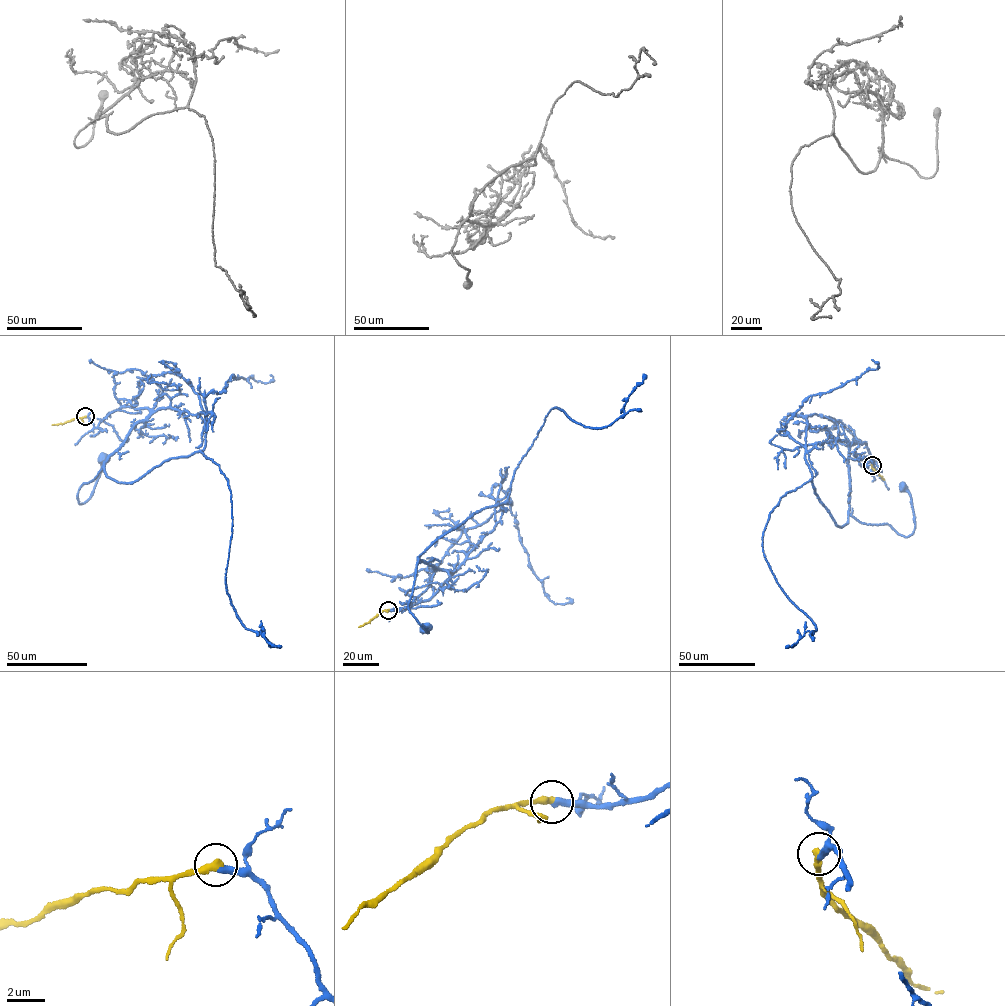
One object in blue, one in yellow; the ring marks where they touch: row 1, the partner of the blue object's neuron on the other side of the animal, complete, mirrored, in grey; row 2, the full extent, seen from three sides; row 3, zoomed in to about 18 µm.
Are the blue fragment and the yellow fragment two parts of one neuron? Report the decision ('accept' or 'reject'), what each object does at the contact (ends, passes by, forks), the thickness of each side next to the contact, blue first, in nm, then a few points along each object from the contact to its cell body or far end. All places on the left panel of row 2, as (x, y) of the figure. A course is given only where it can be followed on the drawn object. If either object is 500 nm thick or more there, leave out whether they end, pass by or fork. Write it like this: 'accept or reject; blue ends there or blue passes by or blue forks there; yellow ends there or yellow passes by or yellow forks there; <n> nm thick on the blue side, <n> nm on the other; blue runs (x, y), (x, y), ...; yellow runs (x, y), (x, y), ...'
accept; blue ends there; yellow ends there; 340 nm thick on the blue side, 360 nm on the other; blue runs (85, 416), (96, 428), (121, 407), (149, 410), (93, 479), (80, 487), (80, 504), (91, 496), (103, 458); yellow runs (85, 416), (52, 424)

